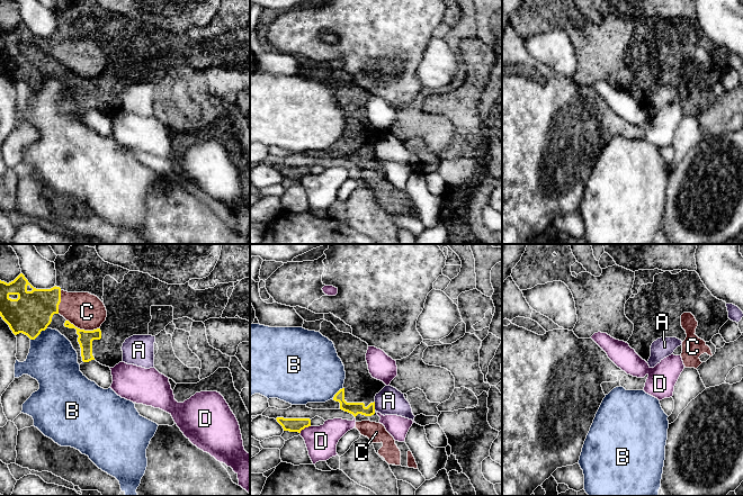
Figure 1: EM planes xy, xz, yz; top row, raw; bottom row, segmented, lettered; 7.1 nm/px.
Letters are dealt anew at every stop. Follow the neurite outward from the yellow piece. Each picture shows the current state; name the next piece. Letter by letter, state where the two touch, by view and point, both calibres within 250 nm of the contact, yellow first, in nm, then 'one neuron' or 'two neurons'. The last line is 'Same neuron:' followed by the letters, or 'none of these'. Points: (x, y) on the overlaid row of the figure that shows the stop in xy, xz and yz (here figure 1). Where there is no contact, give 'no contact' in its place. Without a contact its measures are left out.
A: xz (374, 406) | 90/190 nm | two neurons
B: xy (38, 334) | 300/360 nm | two neurons
C: xy (82, 330) | 110/260 nm | one neuron
D: xz (304, 427) | 100/220 nm | two neurons
Same neuron: C

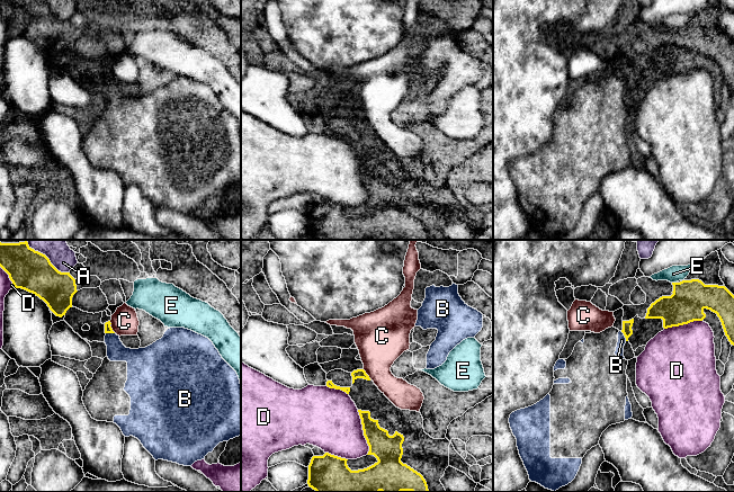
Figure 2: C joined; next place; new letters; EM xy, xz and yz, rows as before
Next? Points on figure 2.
A: xy (47, 258) | 280/220 nm | two neurons
B: yz (624, 334) | 70/60 nm | two neurons
C: xz (366, 374) | 60/320 nm | two neurons
D: xz (364, 432) | 200/420 nm | two neurons
E: yz (674, 283) | 260/120 nm | two neurons
Same neuron: none of these

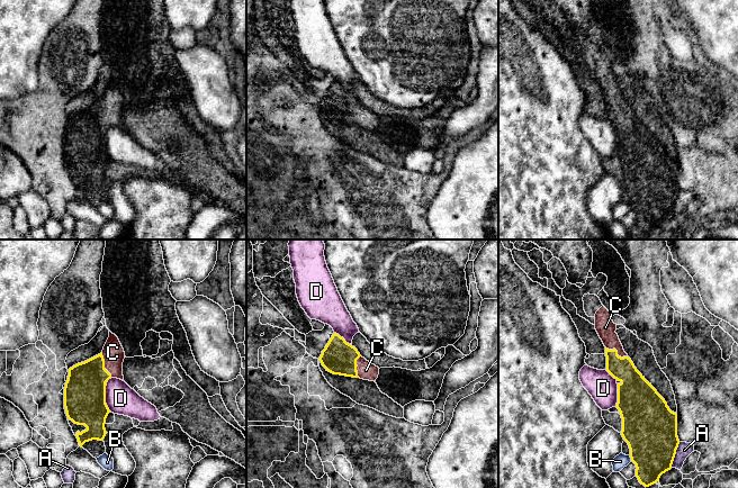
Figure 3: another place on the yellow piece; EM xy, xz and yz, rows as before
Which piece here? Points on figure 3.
A: yz (675, 453) | 380/100 nm | two neurons
B: yz (630, 457) | 400/100 nm | two neurons
C: xy (104, 366) | 300/150 nm | one neuron
D: xy (105, 397) | 300/220 nm | two neurons
Same neuron: C

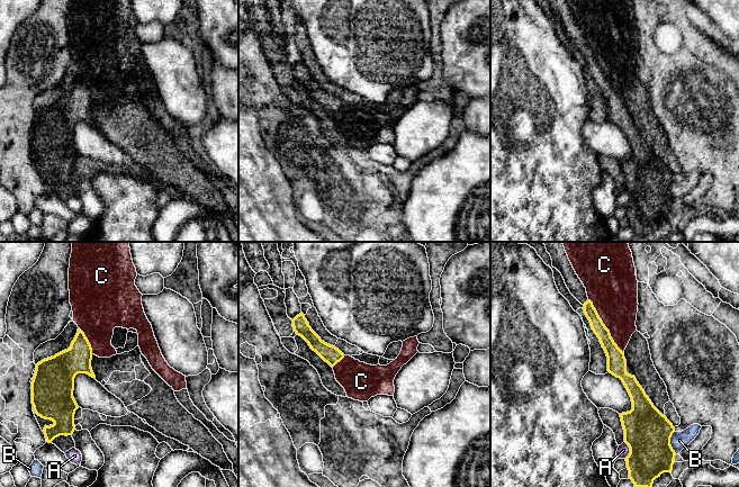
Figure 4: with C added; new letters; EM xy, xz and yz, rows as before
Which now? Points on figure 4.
A: yz (630, 450) | 340/90 nm | two neurons
B: yz (669, 442) | 340/130 nm | two neurons
C: yz (604, 326) | 130/340 nm | two neurons
Same neuron: none of these

